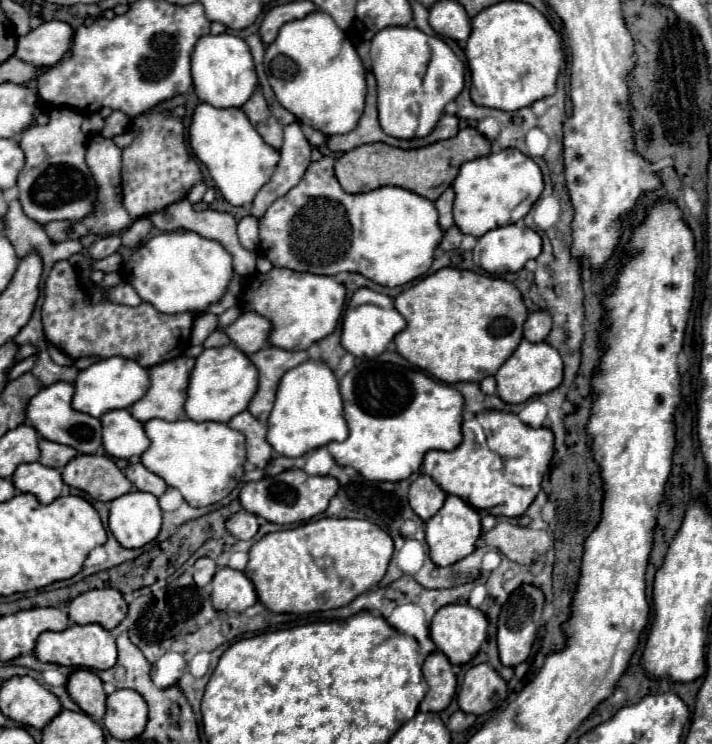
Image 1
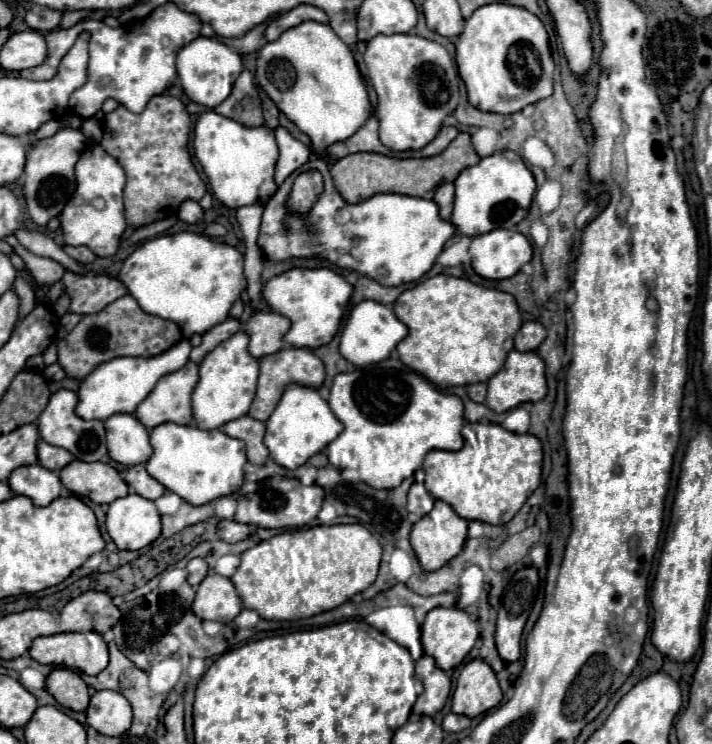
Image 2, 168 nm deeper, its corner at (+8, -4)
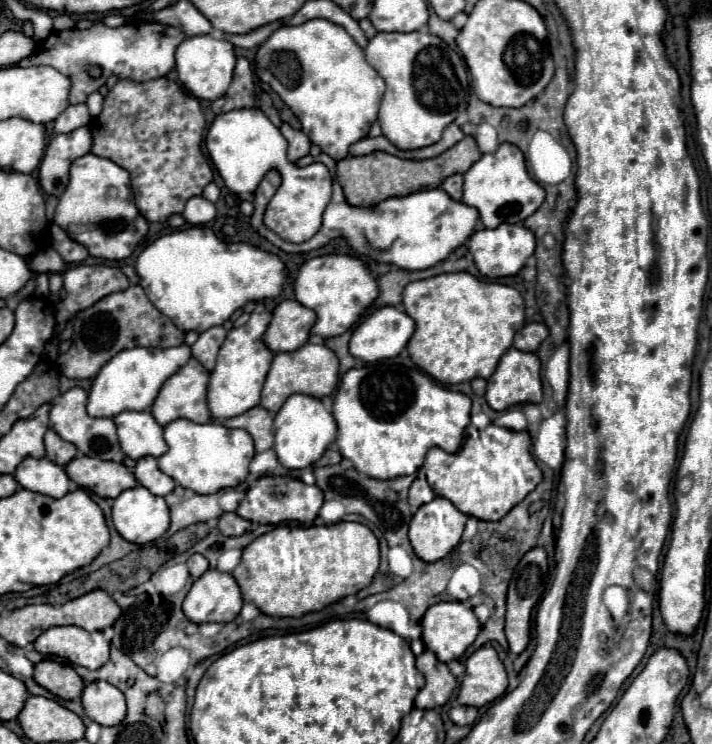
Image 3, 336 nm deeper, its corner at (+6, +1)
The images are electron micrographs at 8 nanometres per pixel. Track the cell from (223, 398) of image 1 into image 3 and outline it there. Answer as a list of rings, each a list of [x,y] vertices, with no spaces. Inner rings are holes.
[[[257,303],[257,307],[251,313],[251,319],[243,327],[235,327],[227,333],[227,339],[219,349],[219,355],[207,385],[207,405],[211,411],[211,419],[225,421],[229,417],[237,417],[259,405],[261,387],[273,359],[273,353],[261,341],[269,325],[269,319],[271,319],[271,313],[263,307],[263,303]]]

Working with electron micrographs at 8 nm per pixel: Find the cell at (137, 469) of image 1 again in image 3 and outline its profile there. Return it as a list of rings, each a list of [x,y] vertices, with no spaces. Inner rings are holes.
[[[153,457],[139,459],[137,465],[135,465],[135,469],[133,469],[133,475],[153,495],[167,495],[175,487],[175,481],[169,475],[165,475],[163,471],[159,471],[157,461]]]

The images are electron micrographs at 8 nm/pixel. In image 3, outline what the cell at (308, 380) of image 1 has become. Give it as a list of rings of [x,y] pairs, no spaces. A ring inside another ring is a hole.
[[[295,393],[283,403],[279,413],[275,415],[273,435],[275,435],[273,449],[279,457],[279,463],[287,469],[303,469],[303,467],[313,465],[323,455],[327,445],[331,441],[335,441],[337,421],[333,419],[333,415],[325,409],[325,405],[317,397],[311,397],[305,393]]]

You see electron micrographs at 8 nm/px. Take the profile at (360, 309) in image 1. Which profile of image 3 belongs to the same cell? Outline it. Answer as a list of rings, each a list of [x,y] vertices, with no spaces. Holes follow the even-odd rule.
[[[393,305],[379,307],[373,313],[369,313],[367,317],[363,317],[357,323],[357,327],[353,329],[353,335],[349,341],[349,353],[365,363],[375,363],[381,359],[397,357],[401,353],[401,349],[407,345],[413,331],[415,331],[415,321],[403,309],[393,307]]]

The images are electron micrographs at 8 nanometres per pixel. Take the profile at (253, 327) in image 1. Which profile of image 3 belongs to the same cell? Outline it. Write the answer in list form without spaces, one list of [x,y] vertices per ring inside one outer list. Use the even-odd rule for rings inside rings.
[[[287,299],[281,301],[273,309],[273,317],[263,335],[263,343],[273,351],[293,351],[307,343],[309,329],[315,321],[315,313],[297,305],[297,301]]]

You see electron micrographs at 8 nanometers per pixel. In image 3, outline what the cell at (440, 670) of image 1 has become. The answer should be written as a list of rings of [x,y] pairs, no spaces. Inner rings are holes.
[[[425,651],[416,657],[416,667],[425,677],[425,687],[419,691],[415,699],[415,707],[419,709],[435,709],[447,703],[453,689],[457,687],[455,677],[447,669],[445,663],[437,661],[435,653]]]

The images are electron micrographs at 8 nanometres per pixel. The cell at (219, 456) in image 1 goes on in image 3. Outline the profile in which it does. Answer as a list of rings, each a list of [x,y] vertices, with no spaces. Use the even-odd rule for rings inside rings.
[[[175,419],[163,427],[163,437],[169,451],[157,459],[157,465],[185,489],[193,489],[199,495],[209,495],[219,489],[237,487],[249,475],[249,463],[255,449],[253,439],[245,429],[227,429],[217,421],[199,425],[193,421]]]

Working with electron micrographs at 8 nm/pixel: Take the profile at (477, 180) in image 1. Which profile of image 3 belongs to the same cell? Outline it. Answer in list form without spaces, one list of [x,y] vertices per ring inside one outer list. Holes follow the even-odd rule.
[[[501,143],[495,153],[483,155],[463,175],[463,203],[479,211],[479,219],[487,229],[495,229],[501,223],[523,223],[539,209],[543,199],[543,187],[529,177],[521,149],[511,143]]]

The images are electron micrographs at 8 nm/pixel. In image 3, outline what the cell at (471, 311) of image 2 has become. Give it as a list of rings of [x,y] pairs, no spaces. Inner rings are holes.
[[[441,273],[423,281],[413,281],[403,291],[403,307],[415,321],[415,333],[407,343],[409,357],[435,381],[445,385],[465,383],[475,377],[491,377],[501,355],[513,345],[517,329],[525,325],[525,303],[517,289],[501,283],[479,281],[471,273]]]

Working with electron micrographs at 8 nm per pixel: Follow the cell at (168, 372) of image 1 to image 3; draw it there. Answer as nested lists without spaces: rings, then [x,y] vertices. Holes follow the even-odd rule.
[[[189,359],[187,365],[183,365],[177,373],[173,373],[161,387],[159,395],[155,397],[153,405],[151,405],[151,415],[155,417],[155,421],[159,425],[167,425],[175,419],[189,419],[193,423],[209,423],[211,415],[207,409],[207,381],[209,381],[209,371],[197,361],[197,359]]]

